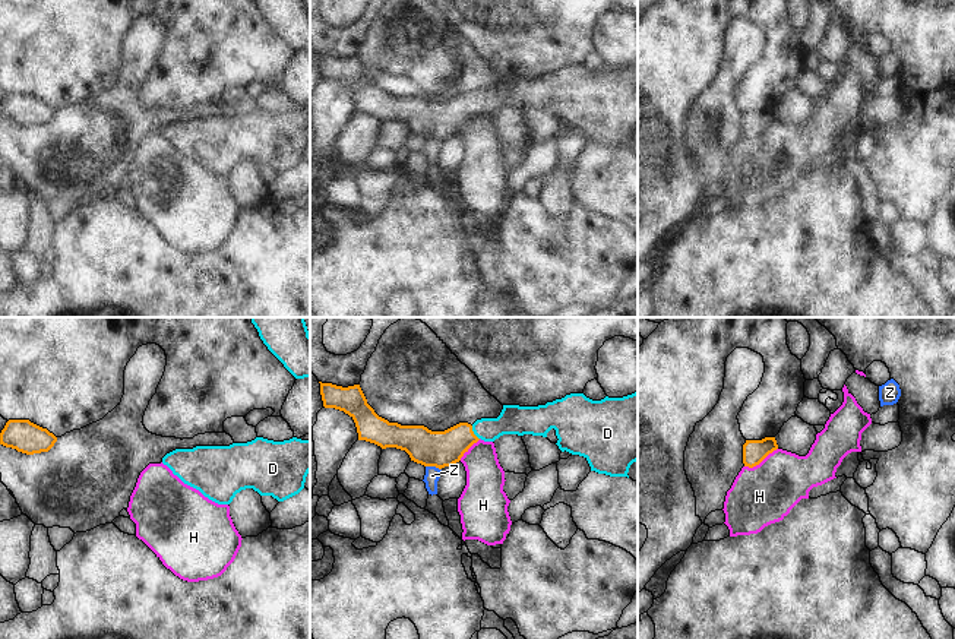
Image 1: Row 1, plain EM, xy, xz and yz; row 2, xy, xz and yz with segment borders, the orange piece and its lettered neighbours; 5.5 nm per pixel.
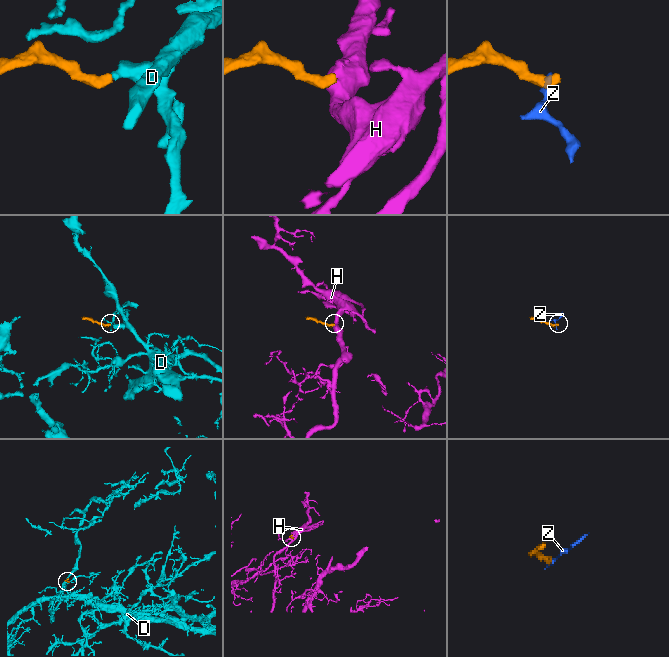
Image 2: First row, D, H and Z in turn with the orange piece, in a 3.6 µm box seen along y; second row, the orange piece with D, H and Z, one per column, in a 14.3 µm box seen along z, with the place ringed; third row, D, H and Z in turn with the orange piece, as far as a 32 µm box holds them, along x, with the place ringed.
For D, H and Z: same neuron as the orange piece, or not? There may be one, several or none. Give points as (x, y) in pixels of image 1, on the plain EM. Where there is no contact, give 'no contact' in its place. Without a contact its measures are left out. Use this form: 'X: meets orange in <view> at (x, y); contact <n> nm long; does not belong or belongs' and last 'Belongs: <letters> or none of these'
D: meets orange in xz at (473, 106); contact 90 nm long; belongs
H: meets orange in yz at (761, 133); contact 220 nm long; does not belong
Z: meets orange in xz at (433, 138); contact 90 nm long; does not belong
Belongs: D

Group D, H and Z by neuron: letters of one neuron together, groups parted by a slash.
D / H / Z

